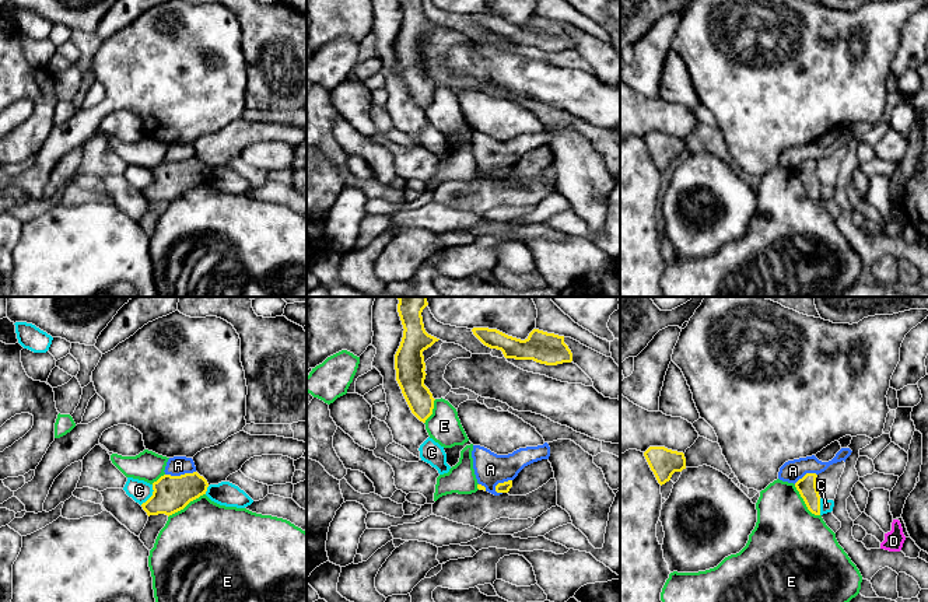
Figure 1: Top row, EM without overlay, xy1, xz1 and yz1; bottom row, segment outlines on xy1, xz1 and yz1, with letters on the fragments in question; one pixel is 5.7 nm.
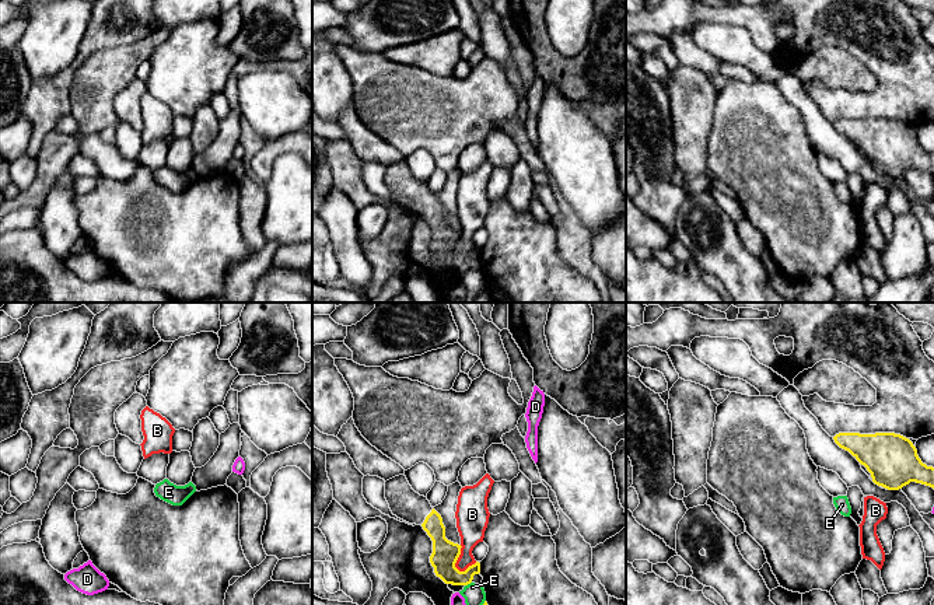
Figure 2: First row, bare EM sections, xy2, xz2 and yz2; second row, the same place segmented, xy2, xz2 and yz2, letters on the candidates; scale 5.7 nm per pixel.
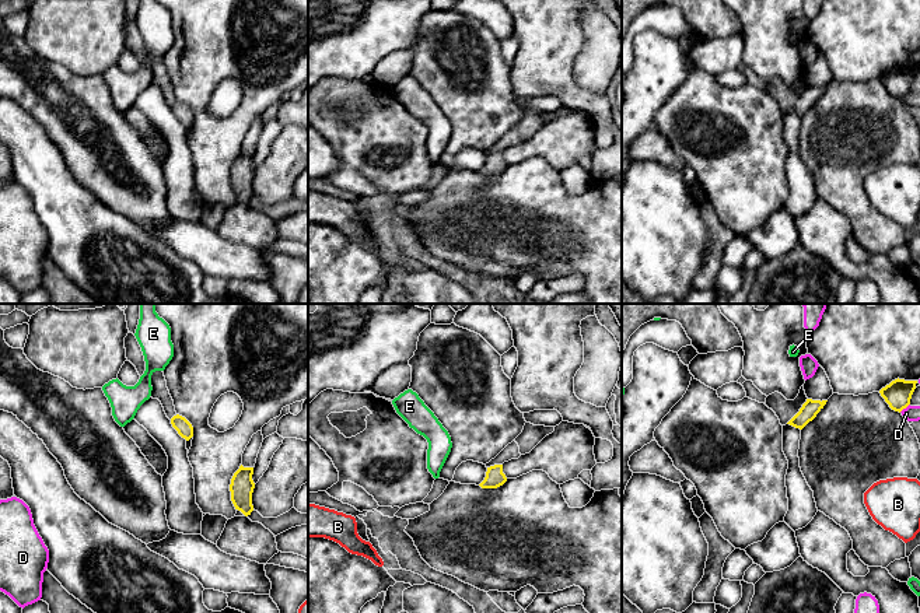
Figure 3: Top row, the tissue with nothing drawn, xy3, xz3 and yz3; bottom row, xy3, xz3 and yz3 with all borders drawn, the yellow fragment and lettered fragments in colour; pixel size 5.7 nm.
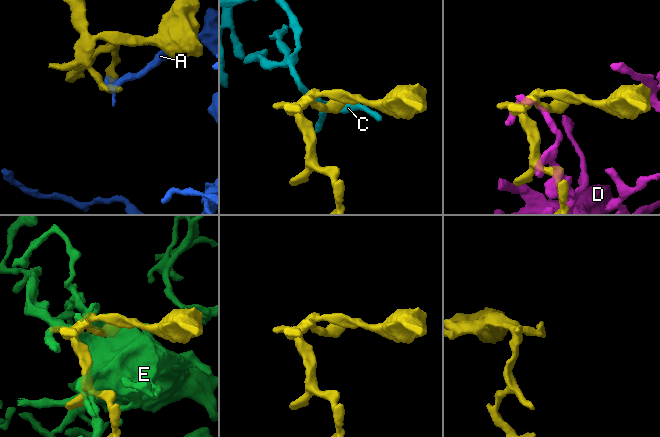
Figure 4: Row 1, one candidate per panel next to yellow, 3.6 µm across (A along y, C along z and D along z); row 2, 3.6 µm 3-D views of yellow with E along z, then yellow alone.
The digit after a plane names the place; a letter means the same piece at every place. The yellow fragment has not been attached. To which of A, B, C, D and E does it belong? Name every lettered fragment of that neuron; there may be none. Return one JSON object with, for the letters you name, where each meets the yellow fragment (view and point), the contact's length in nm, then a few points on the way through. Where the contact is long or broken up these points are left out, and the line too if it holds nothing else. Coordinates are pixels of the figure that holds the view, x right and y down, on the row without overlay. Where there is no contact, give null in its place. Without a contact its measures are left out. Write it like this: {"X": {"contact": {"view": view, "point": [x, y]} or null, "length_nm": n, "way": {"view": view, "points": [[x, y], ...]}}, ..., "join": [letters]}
{"join": []}

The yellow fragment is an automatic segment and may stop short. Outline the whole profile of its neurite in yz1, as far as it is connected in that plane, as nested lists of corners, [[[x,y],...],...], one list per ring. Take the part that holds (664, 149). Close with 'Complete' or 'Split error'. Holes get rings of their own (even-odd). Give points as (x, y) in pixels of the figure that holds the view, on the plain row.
[[[649,133],[644,143],[661,172],[669,168],[675,158],[686,155],[684,140],[665,133]]]. Complete

